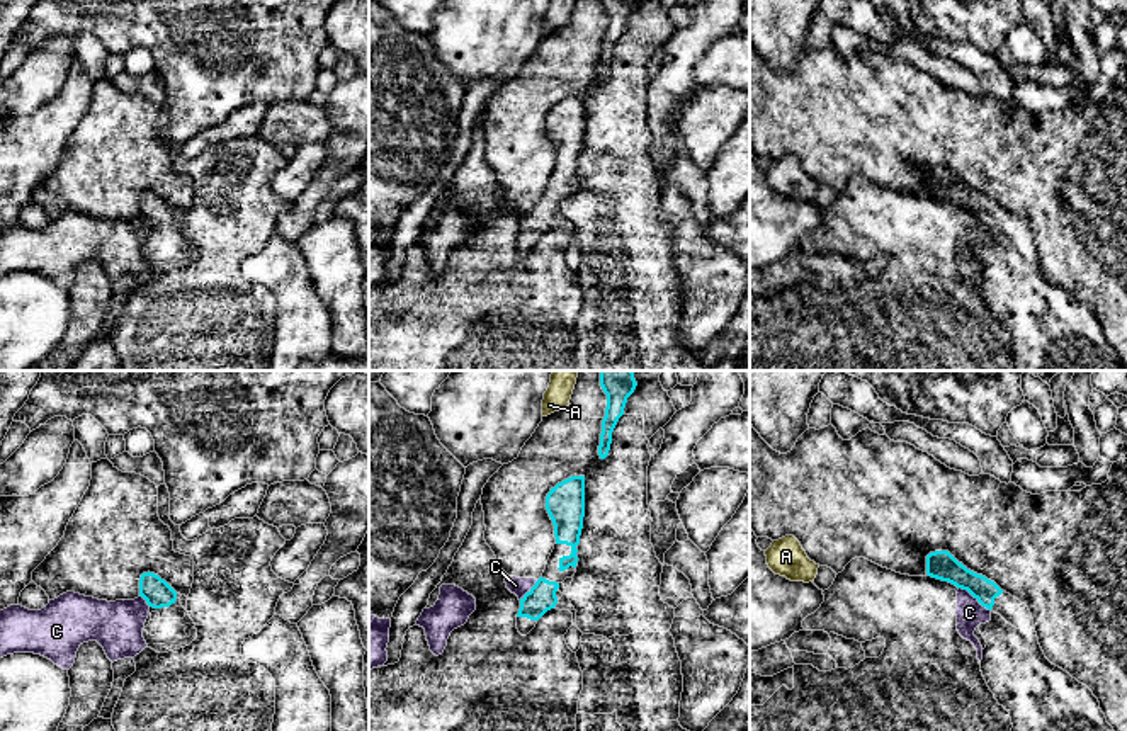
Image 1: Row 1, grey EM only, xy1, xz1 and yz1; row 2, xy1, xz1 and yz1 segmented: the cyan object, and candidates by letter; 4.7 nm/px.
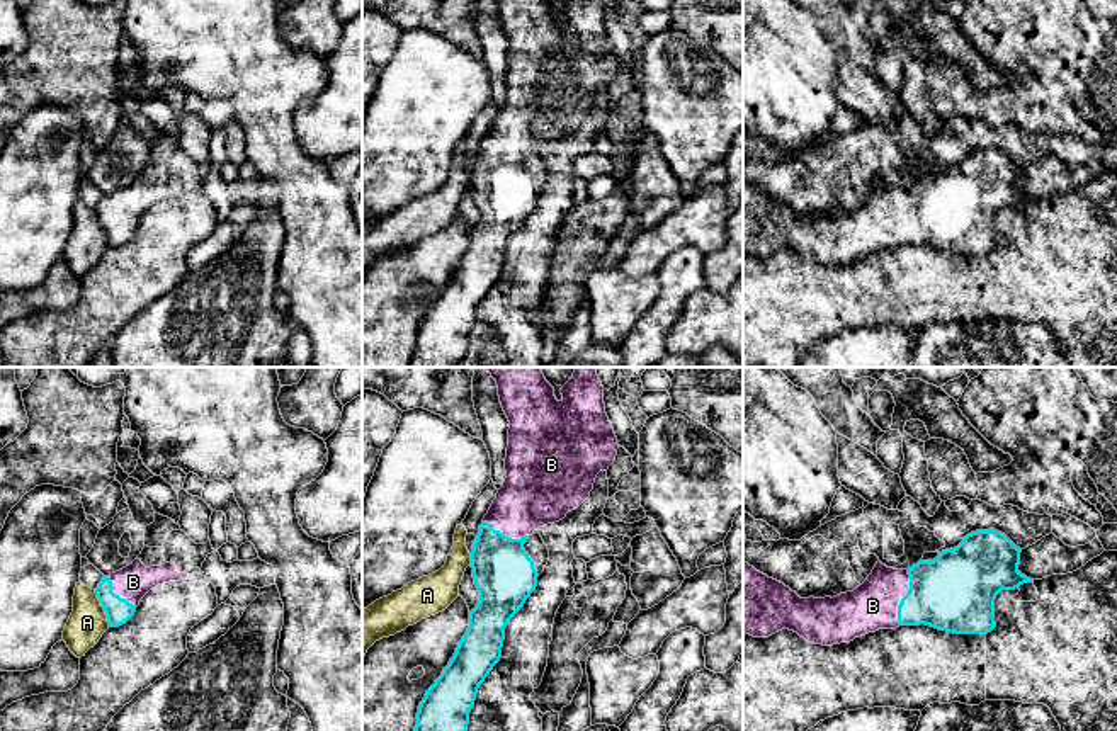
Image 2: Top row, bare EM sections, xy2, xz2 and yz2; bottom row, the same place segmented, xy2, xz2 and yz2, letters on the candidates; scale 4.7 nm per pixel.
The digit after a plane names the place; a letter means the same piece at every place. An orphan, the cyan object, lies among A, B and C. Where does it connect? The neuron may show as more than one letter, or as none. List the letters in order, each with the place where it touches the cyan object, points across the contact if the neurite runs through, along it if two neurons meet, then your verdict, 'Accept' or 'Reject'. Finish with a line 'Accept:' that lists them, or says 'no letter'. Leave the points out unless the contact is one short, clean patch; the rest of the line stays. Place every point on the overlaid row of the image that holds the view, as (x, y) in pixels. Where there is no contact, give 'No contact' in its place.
A: Touches cyan at xy2 (104, 609). Boundary: xy2 (94, 590), (109, 626). Reject
B: Touches cyan at yz2 (903, 597). Path across: yz2 (956, 592), (903, 597), (890, 597), (873, 606). Accept
C: Touches cyan at yz1 (974, 597). Boundary: yz1 (959, 587), (966, 589), (990, 611). Reject
Accept: B

